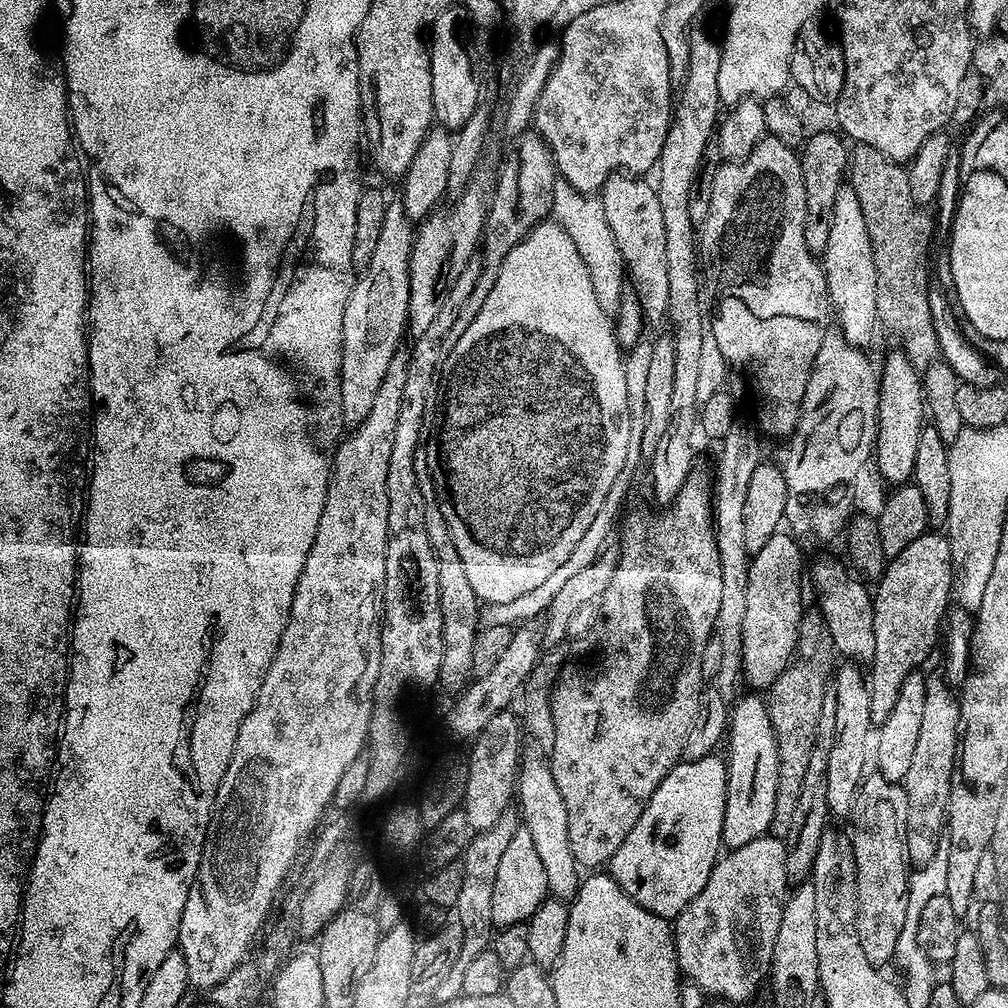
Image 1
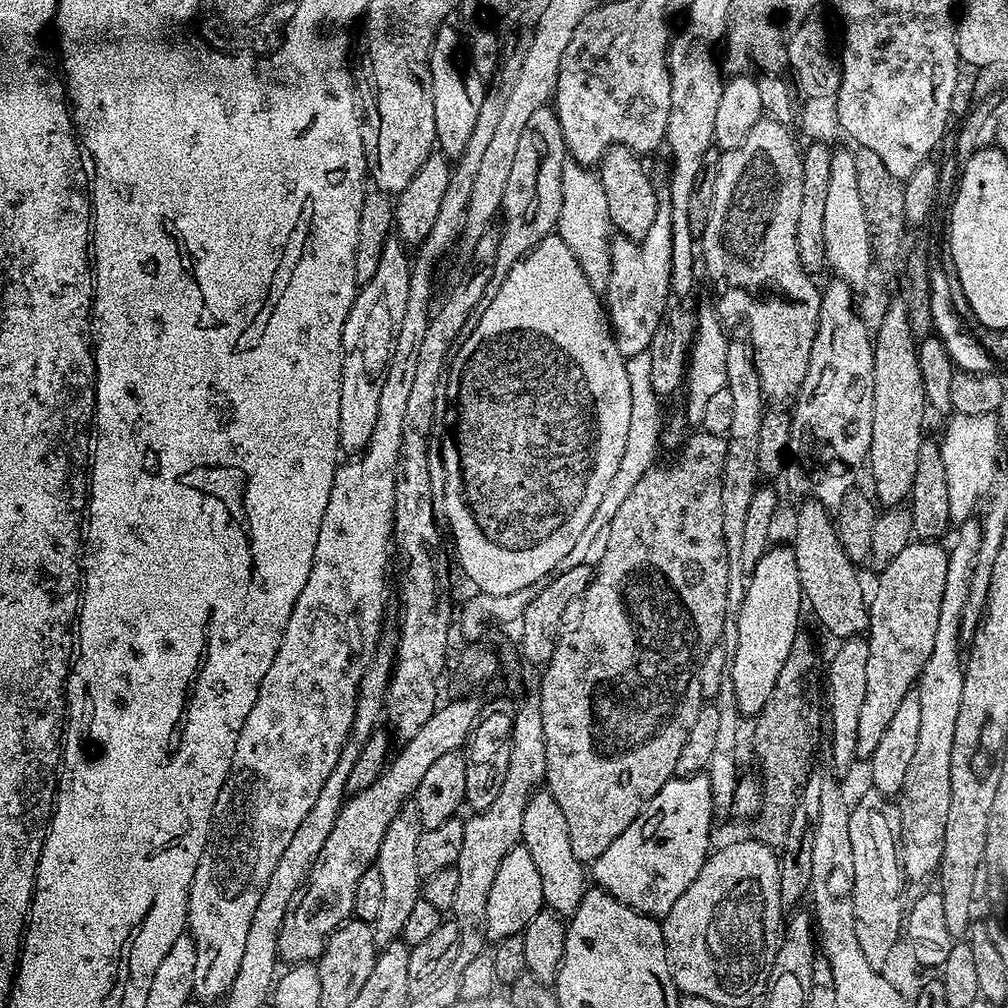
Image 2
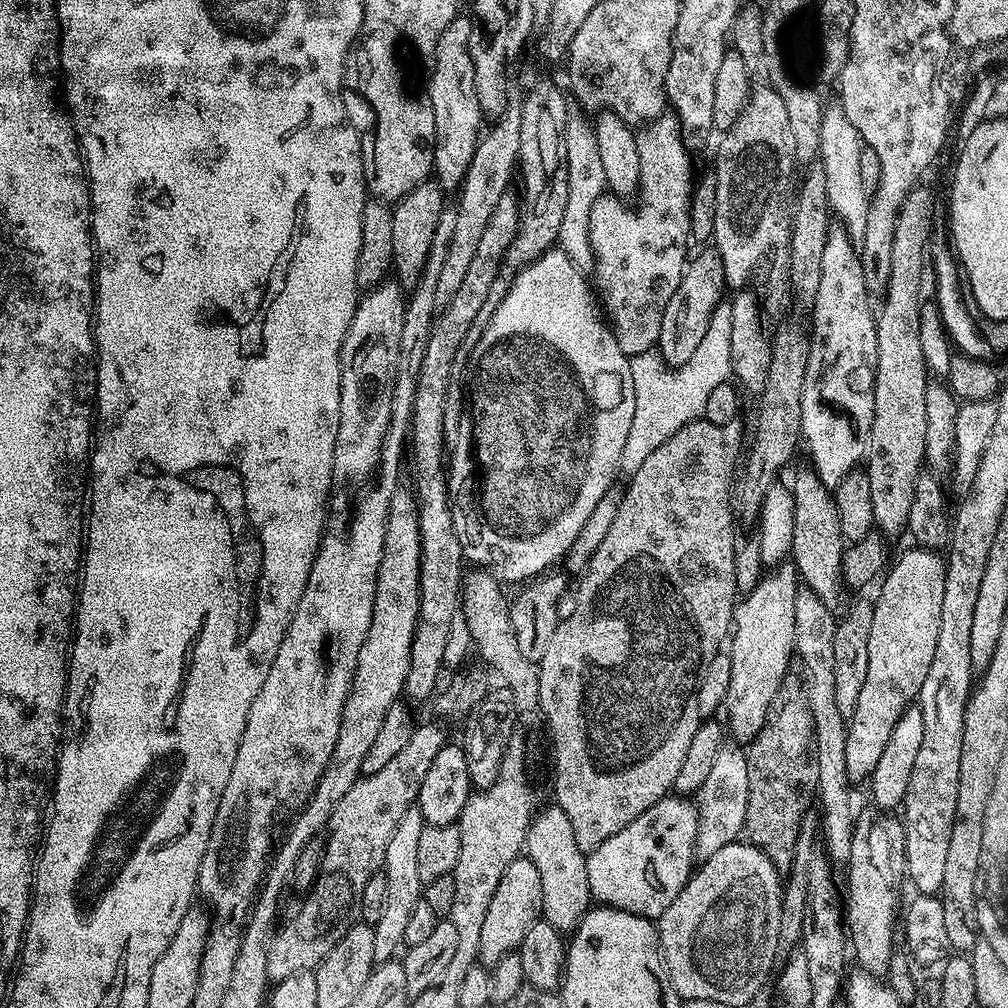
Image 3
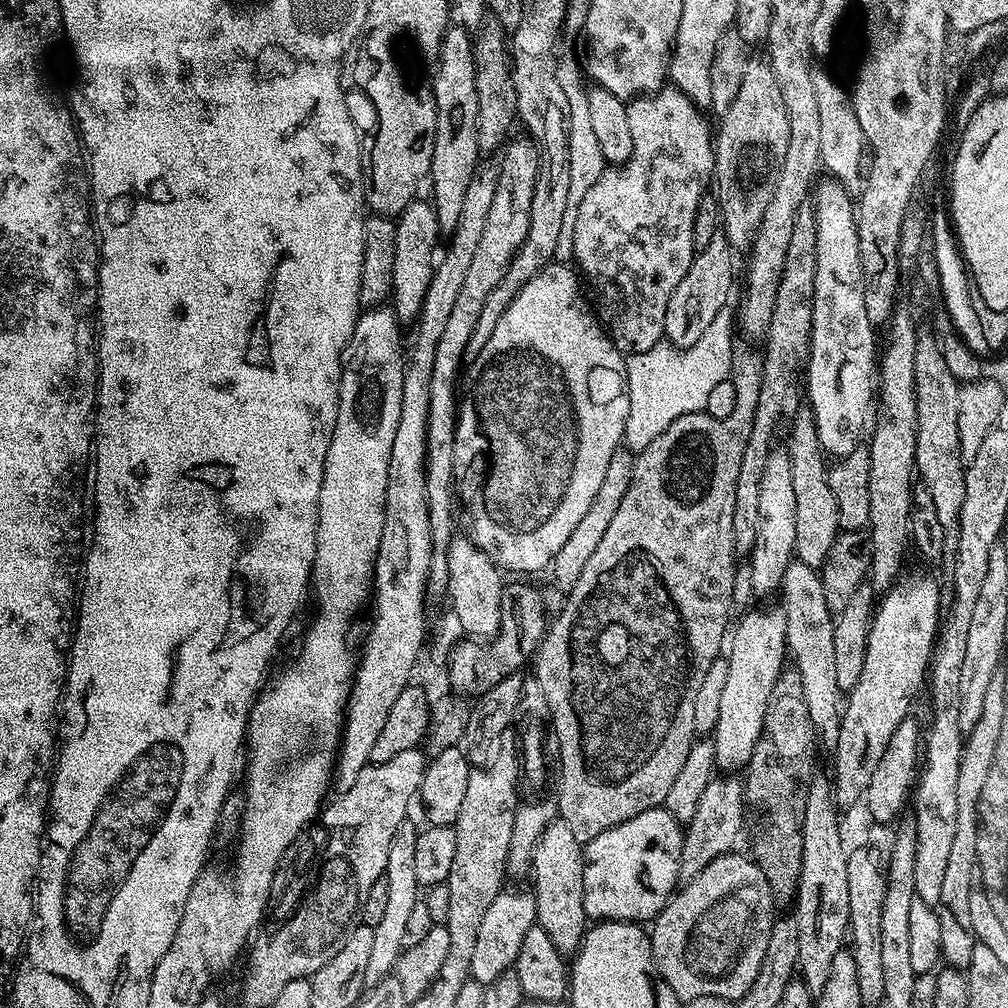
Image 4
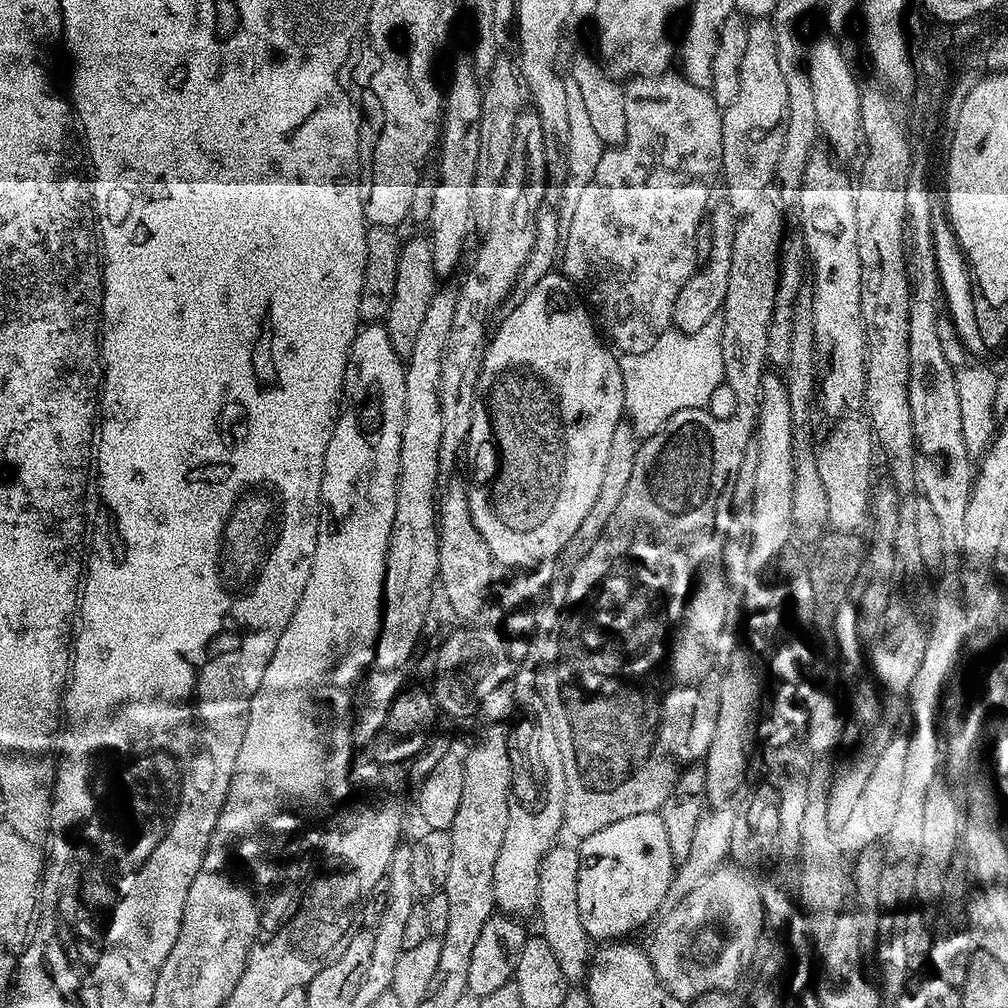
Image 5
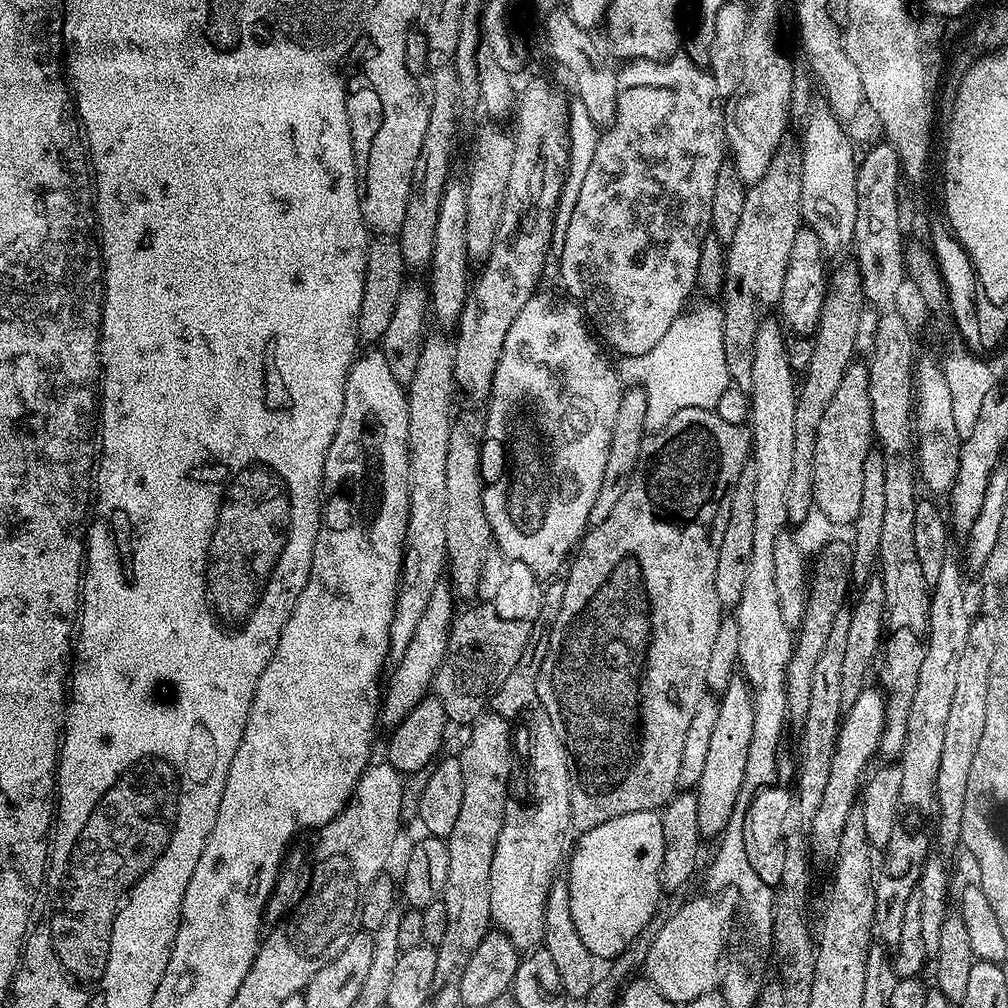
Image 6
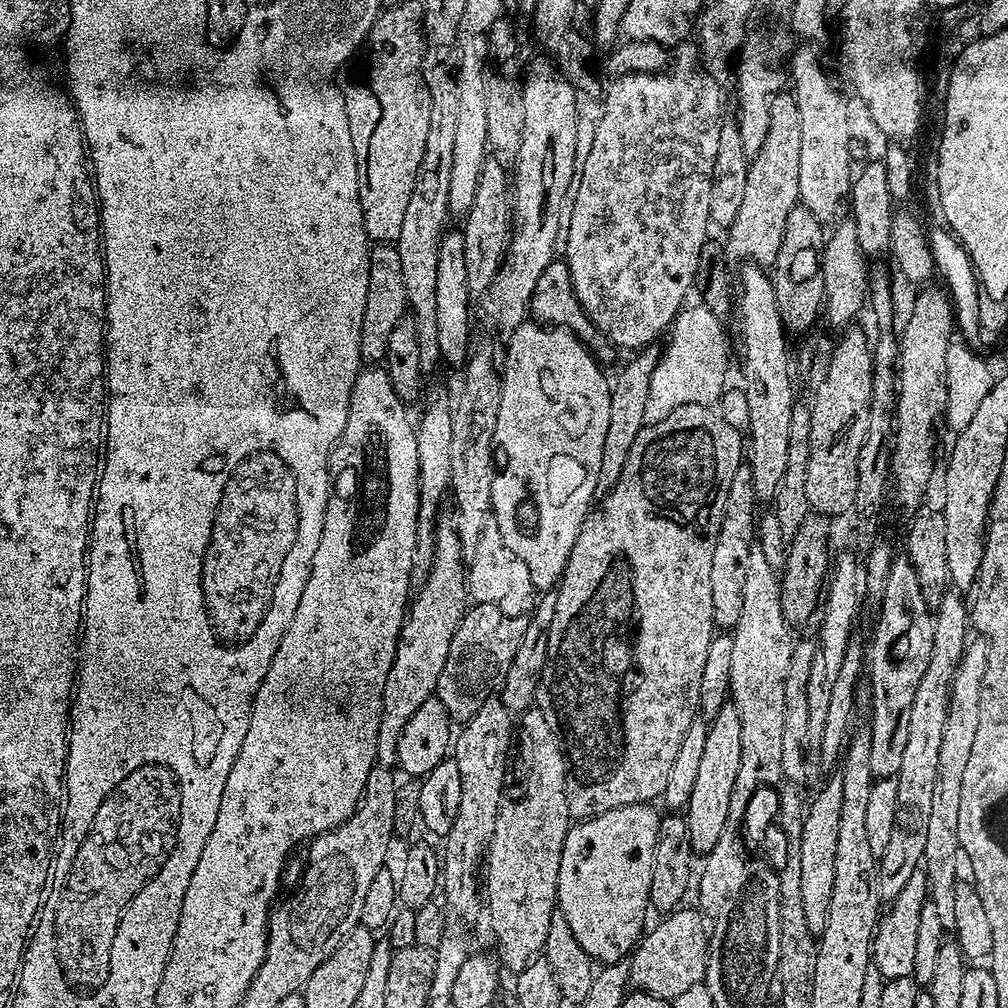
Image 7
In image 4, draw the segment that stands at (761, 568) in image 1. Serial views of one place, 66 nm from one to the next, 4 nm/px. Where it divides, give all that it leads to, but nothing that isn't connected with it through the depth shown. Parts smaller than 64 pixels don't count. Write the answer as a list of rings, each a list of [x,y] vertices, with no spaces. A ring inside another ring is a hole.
[[[753,607],[739,617],[735,624],[726,648],[726,687],[722,690],[716,731],[710,736],[716,751],[717,769],[724,774],[739,773],[739,768],[740,771],[747,769],[754,754],[754,746],[762,734],[768,695],[786,668],[786,618],[783,607]]]

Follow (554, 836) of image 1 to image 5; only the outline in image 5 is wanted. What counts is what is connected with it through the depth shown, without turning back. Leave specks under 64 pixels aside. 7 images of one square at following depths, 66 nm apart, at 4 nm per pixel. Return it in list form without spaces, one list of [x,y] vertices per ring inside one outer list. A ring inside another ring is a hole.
[[[563,842],[557,843],[542,858],[540,877],[538,878],[538,898],[536,912],[540,916],[539,935],[550,942],[550,950],[568,979],[569,985],[583,985],[588,975],[588,965],[594,948],[586,934],[586,926],[582,926],[582,917],[578,914],[578,866],[580,854]]]

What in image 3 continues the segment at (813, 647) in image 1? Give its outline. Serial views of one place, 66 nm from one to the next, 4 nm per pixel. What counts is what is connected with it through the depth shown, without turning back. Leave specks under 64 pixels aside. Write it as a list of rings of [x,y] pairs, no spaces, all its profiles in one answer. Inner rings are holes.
[[[790,670],[784,675],[782,686],[778,686],[778,694],[774,694],[768,707],[766,722],[747,745],[746,753],[749,801],[742,836],[768,855],[777,872],[786,874],[792,869],[800,823],[813,807],[818,782],[814,714],[810,714],[808,686],[799,671]]]

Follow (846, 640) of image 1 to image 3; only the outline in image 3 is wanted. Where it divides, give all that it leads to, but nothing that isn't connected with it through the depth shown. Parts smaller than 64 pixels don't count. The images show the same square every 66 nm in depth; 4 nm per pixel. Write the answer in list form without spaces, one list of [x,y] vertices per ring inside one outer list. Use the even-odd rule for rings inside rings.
[[[805,470],[793,478],[790,491],[794,498],[794,542],[790,553],[791,563],[796,566],[796,575],[802,581],[803,587],[814,590],[814,594],[818,594],[818,598],[831,613],[839,613],[845,607],[846,589],[842,578],[842,558],[846,541],[842,534],[833,489],[826,487],[816,472]]]

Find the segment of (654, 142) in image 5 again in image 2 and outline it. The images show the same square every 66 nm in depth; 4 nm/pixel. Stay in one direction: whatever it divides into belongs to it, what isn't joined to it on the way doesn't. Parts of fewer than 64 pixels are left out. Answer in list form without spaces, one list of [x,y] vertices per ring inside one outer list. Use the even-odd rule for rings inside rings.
[[[667,202],[657,203],[656,217],[643,240],[629,240],[627,236],[617,235],[612,241],[610,254],[610,278],[606,293],[606,311],[608,323],[612,325],[612,337],[618,350],[627,358],[634,354],[647,352],[654,338],[654,330],[658,330],[660,321],[669,307],[670,293],[670,250],[672,249],[672,208]]]

